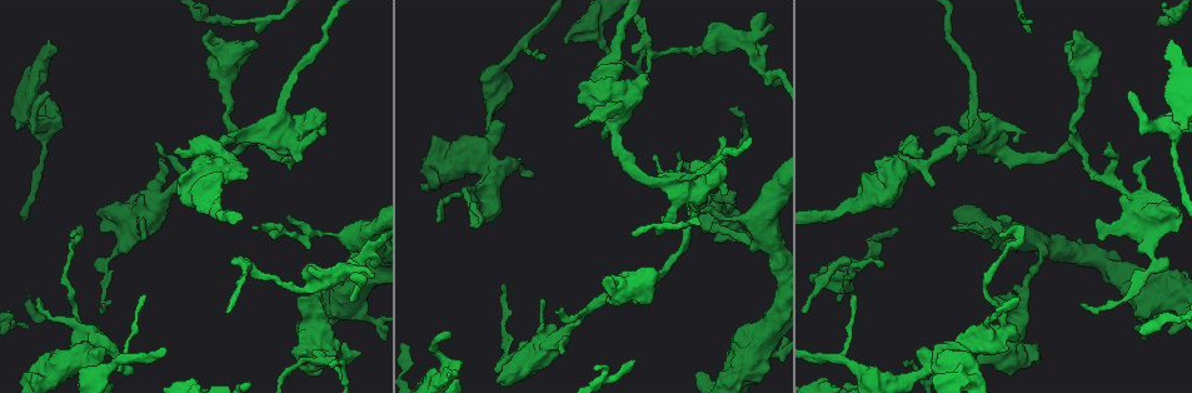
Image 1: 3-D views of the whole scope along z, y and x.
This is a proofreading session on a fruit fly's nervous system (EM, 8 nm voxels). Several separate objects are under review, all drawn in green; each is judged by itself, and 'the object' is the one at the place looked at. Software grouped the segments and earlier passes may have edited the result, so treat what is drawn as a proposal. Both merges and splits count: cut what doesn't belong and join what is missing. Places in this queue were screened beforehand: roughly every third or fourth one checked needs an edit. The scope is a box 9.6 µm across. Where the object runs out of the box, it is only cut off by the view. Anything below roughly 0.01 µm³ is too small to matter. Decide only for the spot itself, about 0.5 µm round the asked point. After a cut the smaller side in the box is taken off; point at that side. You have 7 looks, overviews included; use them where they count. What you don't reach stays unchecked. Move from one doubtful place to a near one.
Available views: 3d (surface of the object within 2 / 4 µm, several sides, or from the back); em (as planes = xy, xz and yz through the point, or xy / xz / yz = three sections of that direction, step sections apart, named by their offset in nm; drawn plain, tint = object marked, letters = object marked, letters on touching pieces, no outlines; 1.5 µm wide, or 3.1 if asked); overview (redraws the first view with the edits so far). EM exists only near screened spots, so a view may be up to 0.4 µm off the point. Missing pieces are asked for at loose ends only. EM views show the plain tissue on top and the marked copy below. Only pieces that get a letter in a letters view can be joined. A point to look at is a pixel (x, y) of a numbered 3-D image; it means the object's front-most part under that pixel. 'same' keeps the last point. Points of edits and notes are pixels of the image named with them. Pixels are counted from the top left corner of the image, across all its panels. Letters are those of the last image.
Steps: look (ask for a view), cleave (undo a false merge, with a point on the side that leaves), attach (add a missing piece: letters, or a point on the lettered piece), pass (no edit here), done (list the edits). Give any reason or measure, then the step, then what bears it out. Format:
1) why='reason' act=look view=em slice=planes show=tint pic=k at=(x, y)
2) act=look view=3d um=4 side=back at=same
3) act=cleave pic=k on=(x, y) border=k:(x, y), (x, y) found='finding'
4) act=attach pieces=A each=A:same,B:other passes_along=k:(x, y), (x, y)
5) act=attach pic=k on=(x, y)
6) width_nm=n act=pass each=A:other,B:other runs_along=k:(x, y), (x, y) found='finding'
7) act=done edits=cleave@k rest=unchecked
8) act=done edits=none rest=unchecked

why='branch stops here' act=look view=em slice=planes show=tint pic=1 at=(132, 370)

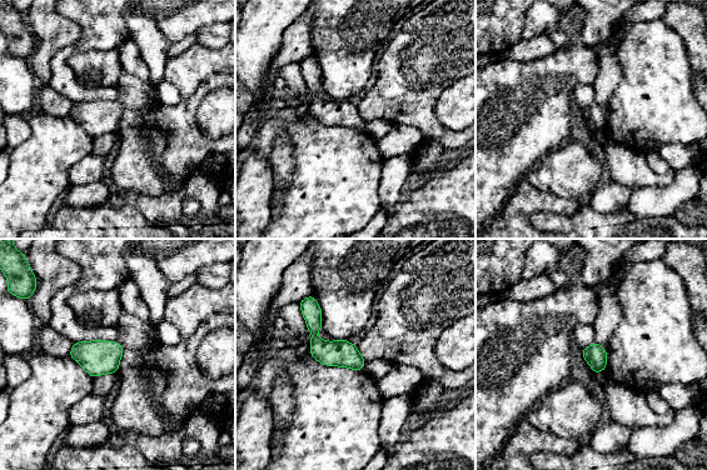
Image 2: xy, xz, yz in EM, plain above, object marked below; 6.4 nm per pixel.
act=look view=em slice=planes show=letters at=same

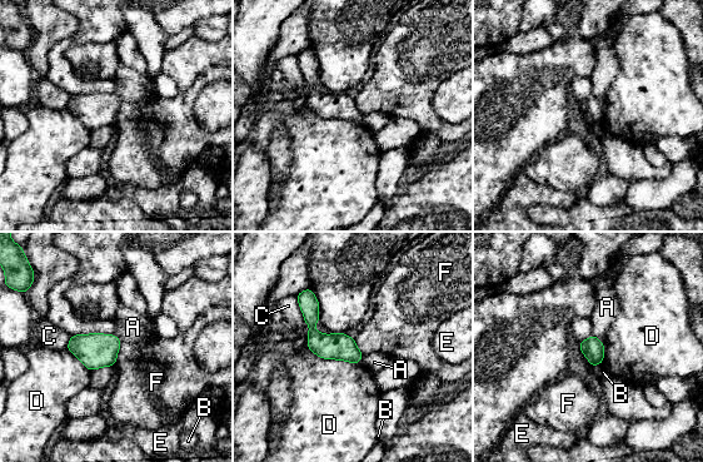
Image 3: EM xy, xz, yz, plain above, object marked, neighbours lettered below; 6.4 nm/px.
longest_contact=D:400nm act=pass each=A:other,B:other,C:other,D:other,E:other,F:other found='no lettered piece goes on from it'

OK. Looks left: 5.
why='stops while still wide' act=look view=3d um=4 pic=1 at=(358, 352)

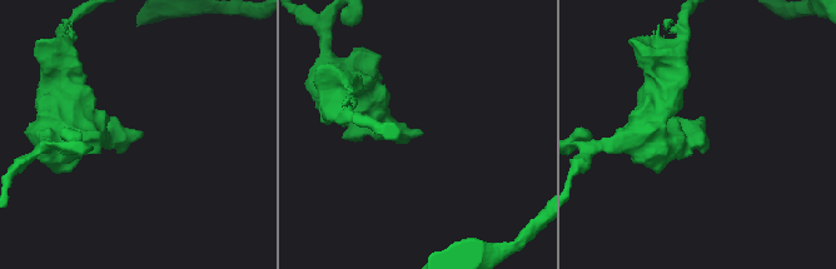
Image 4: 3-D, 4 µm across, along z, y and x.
act=look view=em slice=xy step=8 show=letters pic=4 at=(420, 135)

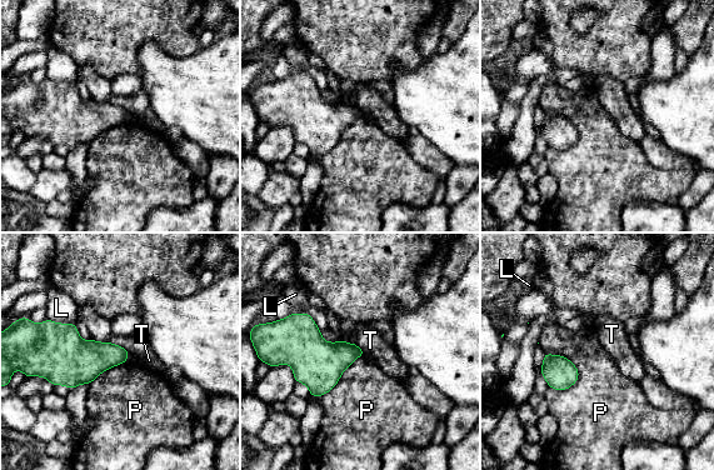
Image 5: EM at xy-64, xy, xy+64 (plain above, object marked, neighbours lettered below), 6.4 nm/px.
act=pass each=L:other,P:other,T:other border=5:(544, 351), (577, 369), (568, 389) found='no lettered piece goes on from it'

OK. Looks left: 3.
why='an open end' act=look view=em slice=xz step=4 show=tint pic=1 at=(634, 361)

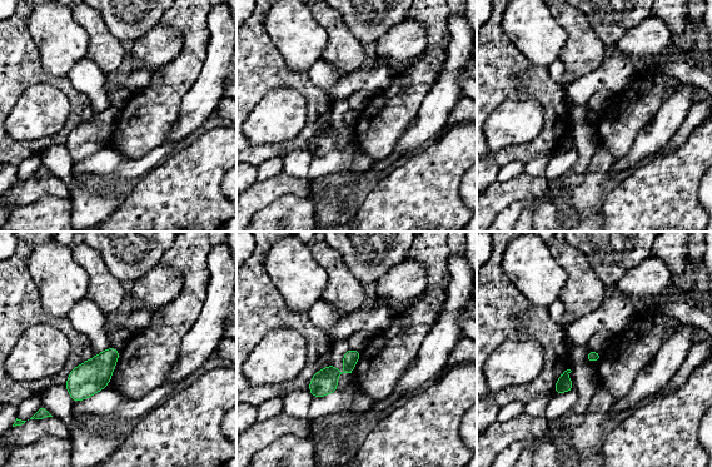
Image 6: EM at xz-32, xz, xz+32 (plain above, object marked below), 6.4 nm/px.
act=look view=em slice=planes show=tint at=same

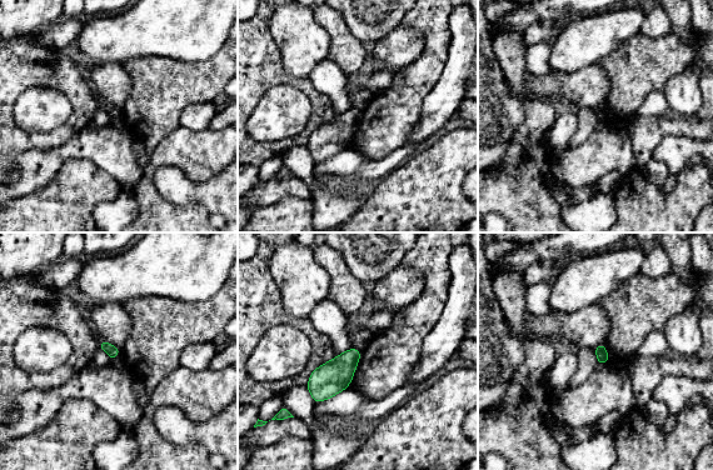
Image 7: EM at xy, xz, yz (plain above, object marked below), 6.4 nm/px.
why='what lies round it' act=look view=em slice=planes show=letters at=same

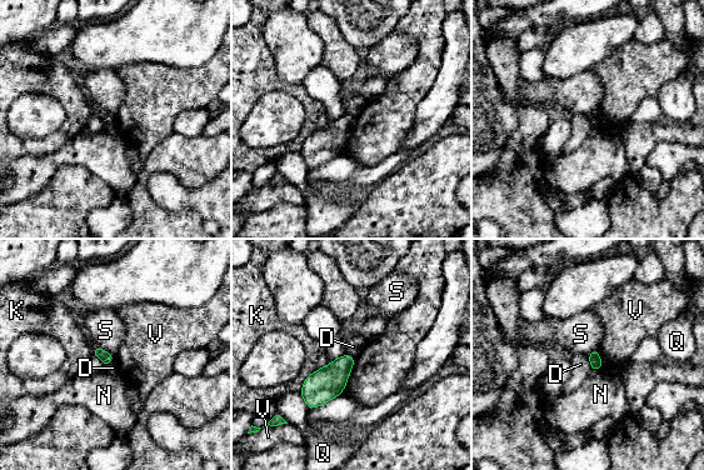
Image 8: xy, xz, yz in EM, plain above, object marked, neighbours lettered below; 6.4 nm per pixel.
act=pass each=D:other,K:other,N:other,Q:other,S:other,V:other border=8:(587, 356), (592, 369) found='no lettered piece goes on from it'

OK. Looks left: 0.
act=done edits=none rest=unchecked

